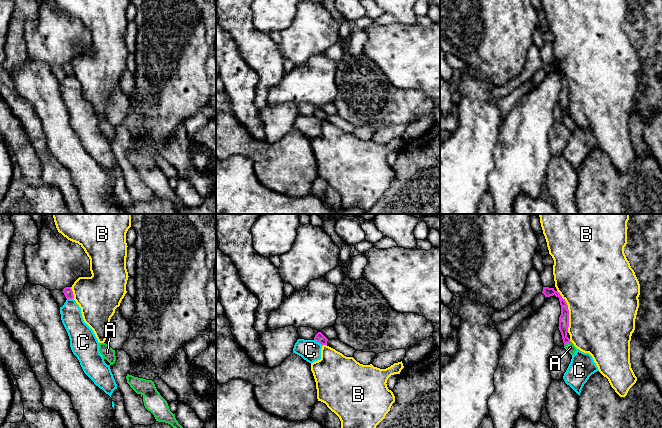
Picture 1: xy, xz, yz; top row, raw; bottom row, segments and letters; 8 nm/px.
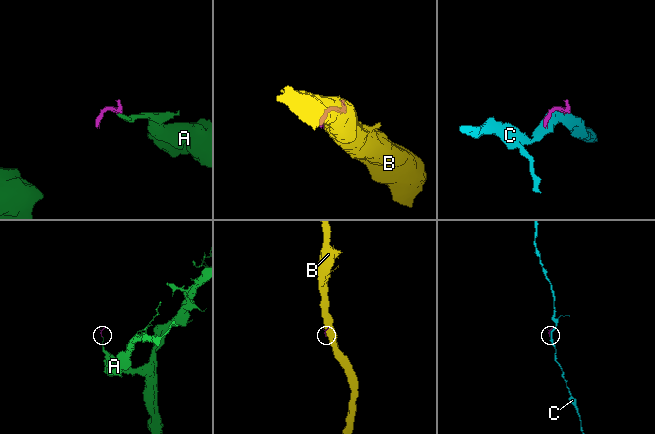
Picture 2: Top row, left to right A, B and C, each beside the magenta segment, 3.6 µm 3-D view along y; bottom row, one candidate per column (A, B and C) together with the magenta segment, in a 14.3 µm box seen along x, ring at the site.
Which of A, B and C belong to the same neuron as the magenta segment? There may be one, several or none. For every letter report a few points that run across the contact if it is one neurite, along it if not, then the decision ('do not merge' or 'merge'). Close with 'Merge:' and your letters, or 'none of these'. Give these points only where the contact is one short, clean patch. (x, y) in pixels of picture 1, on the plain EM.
A: line yz (564, 93), (564, 113), (567, 118), (570, 123); merge
B: do not merge
C: do not merge
Merge: A

